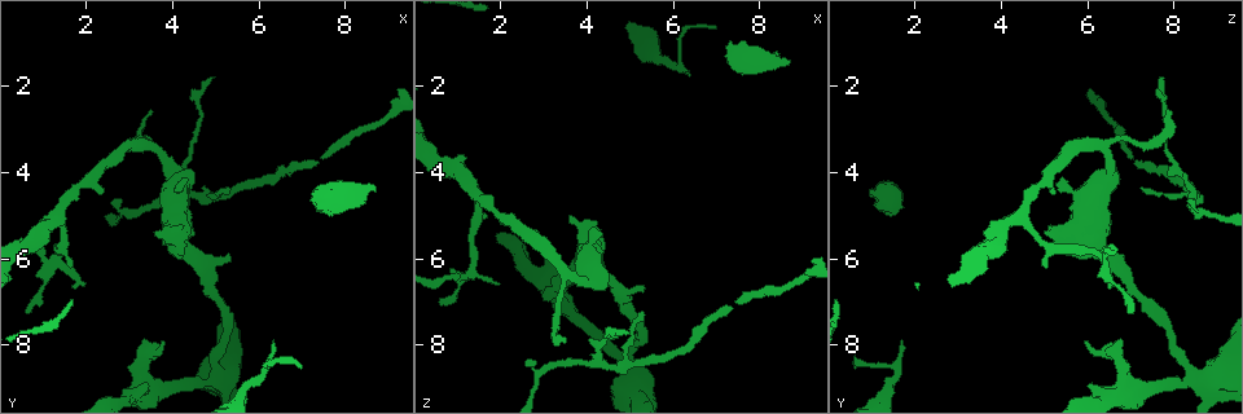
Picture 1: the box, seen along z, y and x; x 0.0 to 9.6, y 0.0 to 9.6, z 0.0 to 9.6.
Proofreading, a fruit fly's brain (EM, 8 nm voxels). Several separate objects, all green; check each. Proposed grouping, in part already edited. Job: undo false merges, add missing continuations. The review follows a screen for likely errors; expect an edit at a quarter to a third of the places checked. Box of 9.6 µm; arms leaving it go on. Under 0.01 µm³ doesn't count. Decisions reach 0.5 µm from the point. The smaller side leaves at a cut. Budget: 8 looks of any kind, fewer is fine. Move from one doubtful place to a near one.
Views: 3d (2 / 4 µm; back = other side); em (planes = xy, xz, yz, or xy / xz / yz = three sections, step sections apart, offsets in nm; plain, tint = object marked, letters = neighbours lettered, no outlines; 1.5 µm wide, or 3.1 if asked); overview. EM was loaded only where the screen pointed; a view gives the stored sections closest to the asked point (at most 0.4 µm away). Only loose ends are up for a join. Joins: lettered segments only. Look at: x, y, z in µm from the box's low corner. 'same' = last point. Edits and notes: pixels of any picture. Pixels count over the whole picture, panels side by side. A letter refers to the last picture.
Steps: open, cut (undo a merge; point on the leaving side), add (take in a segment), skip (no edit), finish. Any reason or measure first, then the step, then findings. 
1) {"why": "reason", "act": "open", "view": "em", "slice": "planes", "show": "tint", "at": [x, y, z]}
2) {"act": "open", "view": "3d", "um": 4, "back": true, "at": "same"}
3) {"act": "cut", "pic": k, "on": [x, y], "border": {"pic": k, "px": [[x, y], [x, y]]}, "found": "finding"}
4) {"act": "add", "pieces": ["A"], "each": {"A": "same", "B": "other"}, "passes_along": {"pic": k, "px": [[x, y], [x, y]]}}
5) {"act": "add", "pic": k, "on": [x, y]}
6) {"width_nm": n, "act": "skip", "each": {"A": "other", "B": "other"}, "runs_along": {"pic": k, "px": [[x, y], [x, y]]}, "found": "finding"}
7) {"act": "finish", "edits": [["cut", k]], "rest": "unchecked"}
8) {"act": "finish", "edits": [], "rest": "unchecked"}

{"why": "an open end", "act": "open", "view": "em", "slice": "planes", "show": "letters", "at": [5.35, 4.40, 7.25]}

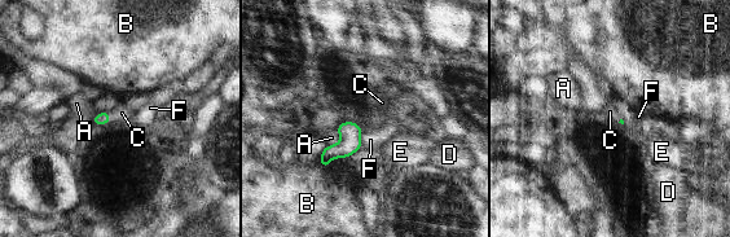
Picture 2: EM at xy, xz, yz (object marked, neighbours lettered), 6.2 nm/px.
{"act": "add", "pieces": ["C"], "each": {"A": "other", "B": "other", "C": "same", "D": "other", "E": "other", "F": "other"}, "passes_along": {"pic": 2, "px": [[101, 118], [109, 117], [122, 113]]}, "found": "it goes on there"}

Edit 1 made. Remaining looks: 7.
{"why": "see it whole again", "act": "open", "view": "overview"}

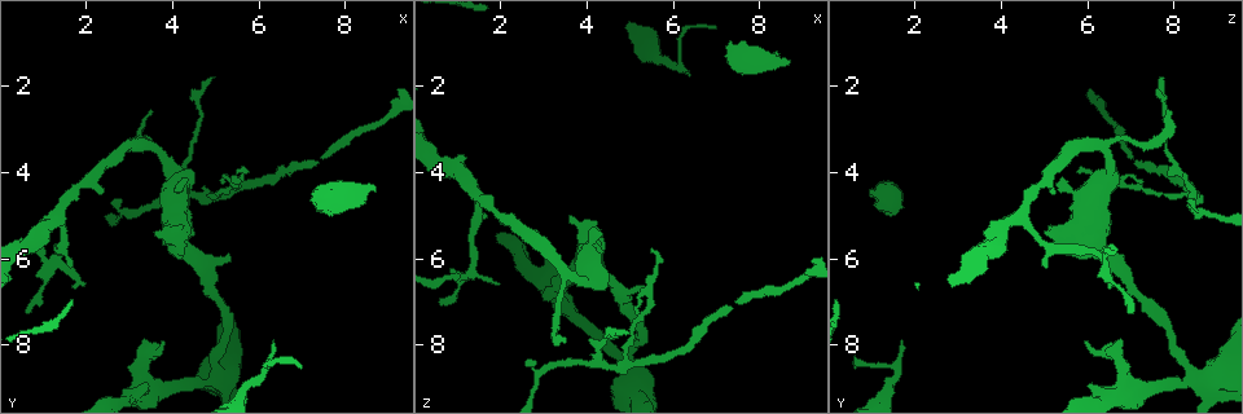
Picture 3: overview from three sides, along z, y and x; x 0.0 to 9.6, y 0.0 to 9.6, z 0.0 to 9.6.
{"act": "open", "view": "em", "slice": "planes", "show": "letters", "at": [4.80, 6.35, 6.80]}

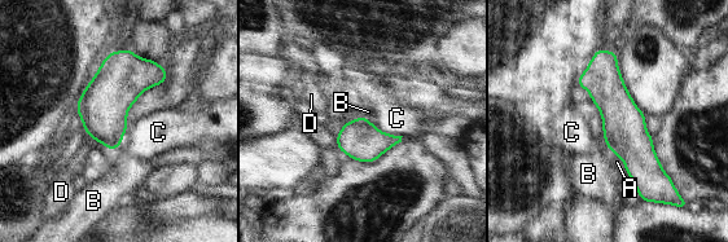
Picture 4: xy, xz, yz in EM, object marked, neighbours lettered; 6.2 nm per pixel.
{"act": "skip", "each": {"A": "other", "B": "other", "C": "other", "D": "other"}, "runs_along": {"pic": 4, "px": [[601, 52], [602, 80], [652, 186]]}, "found": "all the same neuron"}

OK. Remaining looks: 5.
{"act": "open", "view": "em", "slice": "planes", "show": "letters", "at": [2.75, 4.55, 8.40]}

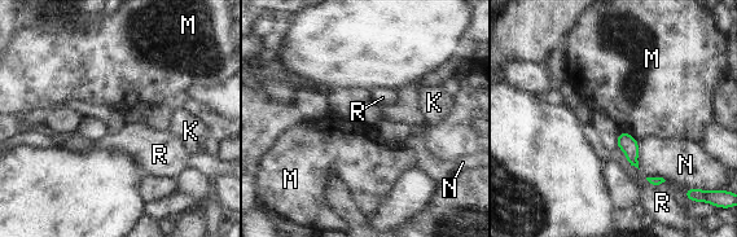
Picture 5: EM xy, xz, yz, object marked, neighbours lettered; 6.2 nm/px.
{"width_nm": 110, "act": "skip", "each": {"K": "other", "M": "other", "N": "other", "R": "other"}, "border": {"pic": 5, "px": [[622, 130], [636, 140]]}, "found": "no lettered segment goes on from it"}

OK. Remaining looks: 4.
{"why": "branch stops here", "act": "open", "view": "3d", "um": 2, "at": [0.60, 7.30, 7.05]}

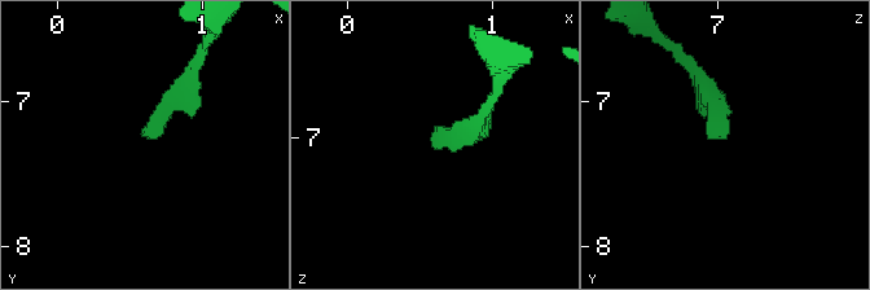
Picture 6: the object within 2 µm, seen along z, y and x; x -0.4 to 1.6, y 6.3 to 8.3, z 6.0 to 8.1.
{"why": "need the tissue", "act": "open", "view": "em", "slice": "planes", "show": "letters", "at": [0.66, 7.26, 7.04]}

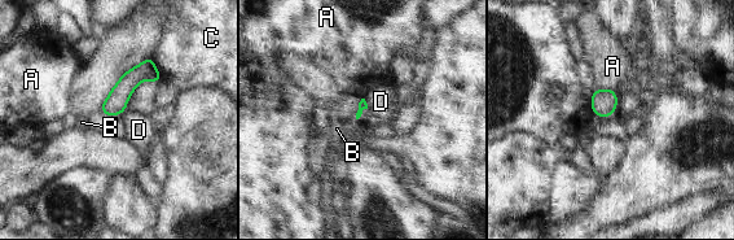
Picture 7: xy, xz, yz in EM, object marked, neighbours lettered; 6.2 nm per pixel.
{"act": "skip", "each": {"A": "other", "B": "other", "C": "other", "D": "other"}, "runs_along": {"pic": 7, "px": [[149, 61], [106, 110]]}, "found": "none of them fits"}

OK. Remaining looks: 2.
{"act": "finish", "edits": [["add", 2]], "rest": "unchecked"}

